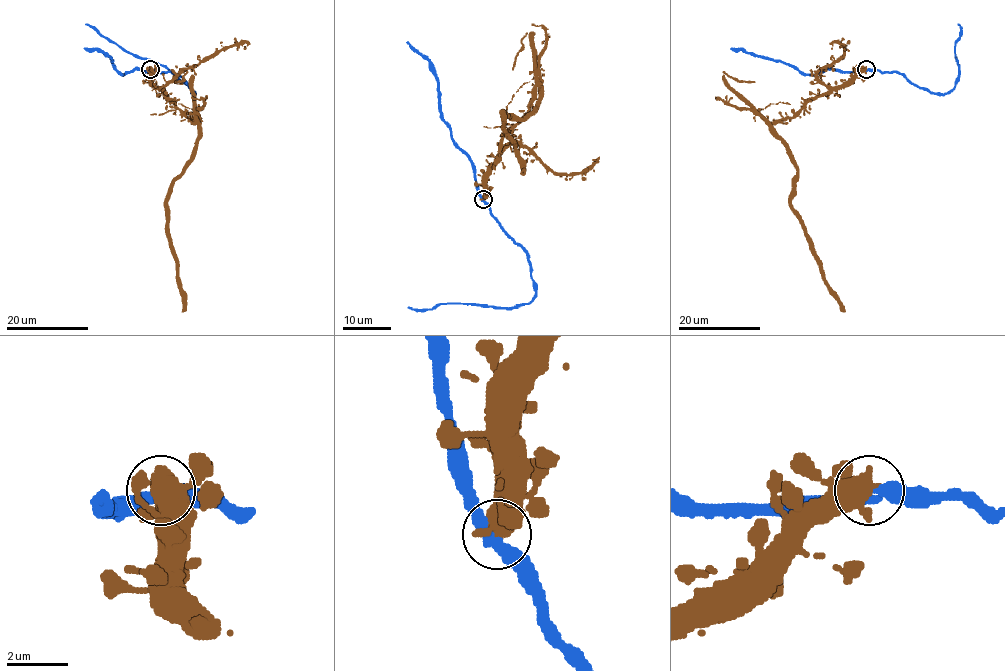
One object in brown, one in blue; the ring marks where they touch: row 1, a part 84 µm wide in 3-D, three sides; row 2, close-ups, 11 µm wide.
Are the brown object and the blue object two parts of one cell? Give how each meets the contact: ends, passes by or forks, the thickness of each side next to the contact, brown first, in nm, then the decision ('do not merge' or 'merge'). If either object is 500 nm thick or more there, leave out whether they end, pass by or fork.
brown passes by; blue passes by; calibres 440 and 320 nm; do not merge

